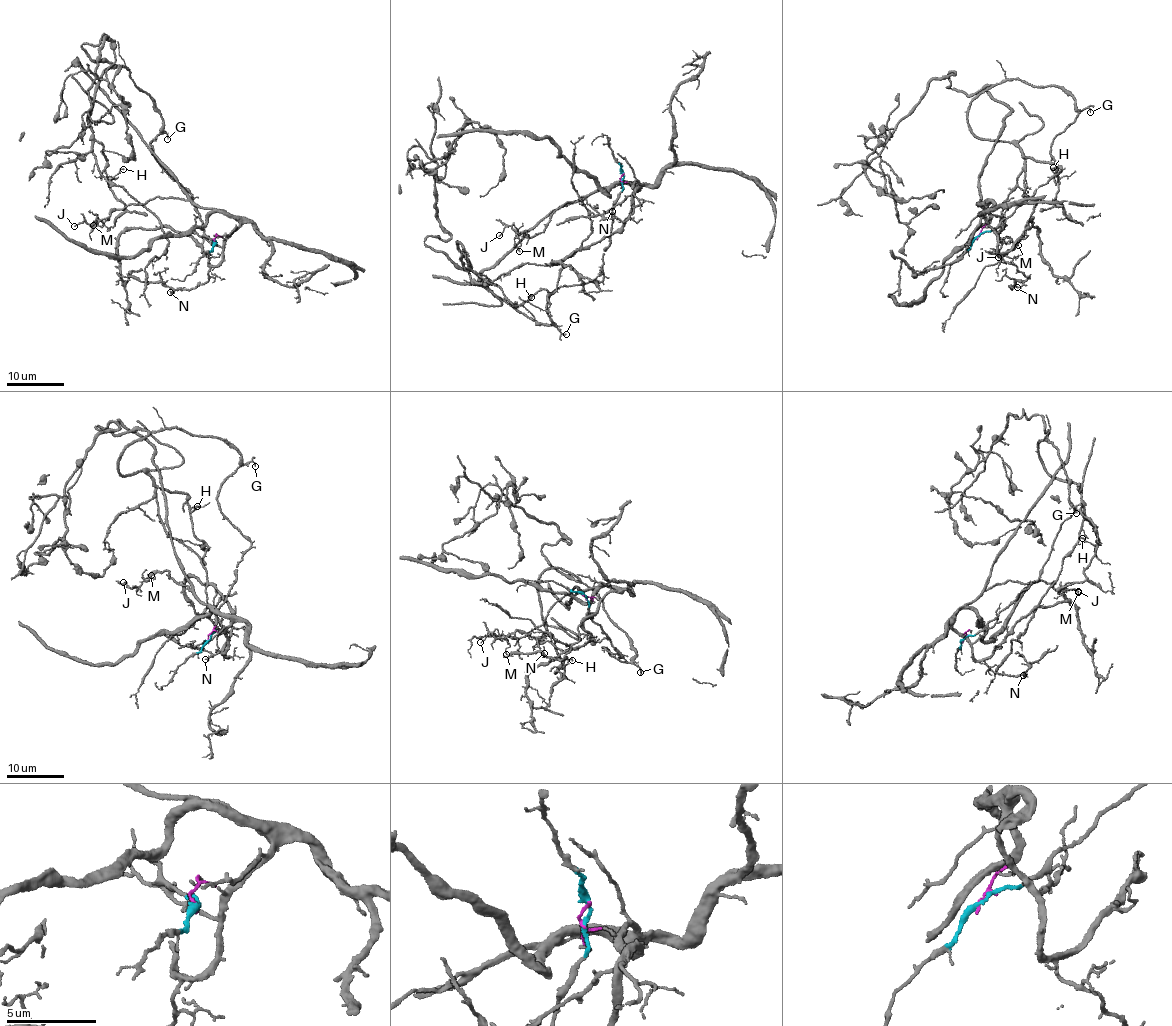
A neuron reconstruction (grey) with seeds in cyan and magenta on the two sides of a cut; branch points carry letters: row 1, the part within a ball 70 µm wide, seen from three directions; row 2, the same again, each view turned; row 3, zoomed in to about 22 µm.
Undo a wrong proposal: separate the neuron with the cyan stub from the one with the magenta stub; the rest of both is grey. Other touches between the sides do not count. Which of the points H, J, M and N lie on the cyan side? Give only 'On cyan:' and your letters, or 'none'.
On cyan: H

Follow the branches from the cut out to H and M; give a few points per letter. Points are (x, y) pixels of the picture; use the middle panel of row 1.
H: (622, 174), (603, 279), (552, 293), (551, 325), (493, 295), (459, 240), (469, 276), (514, 305), (531, 298)
M: (622, 174), (624, 182), (637, 183), (614, 183), (564, 202), (547, 228), (519, 235), (519, 252)

